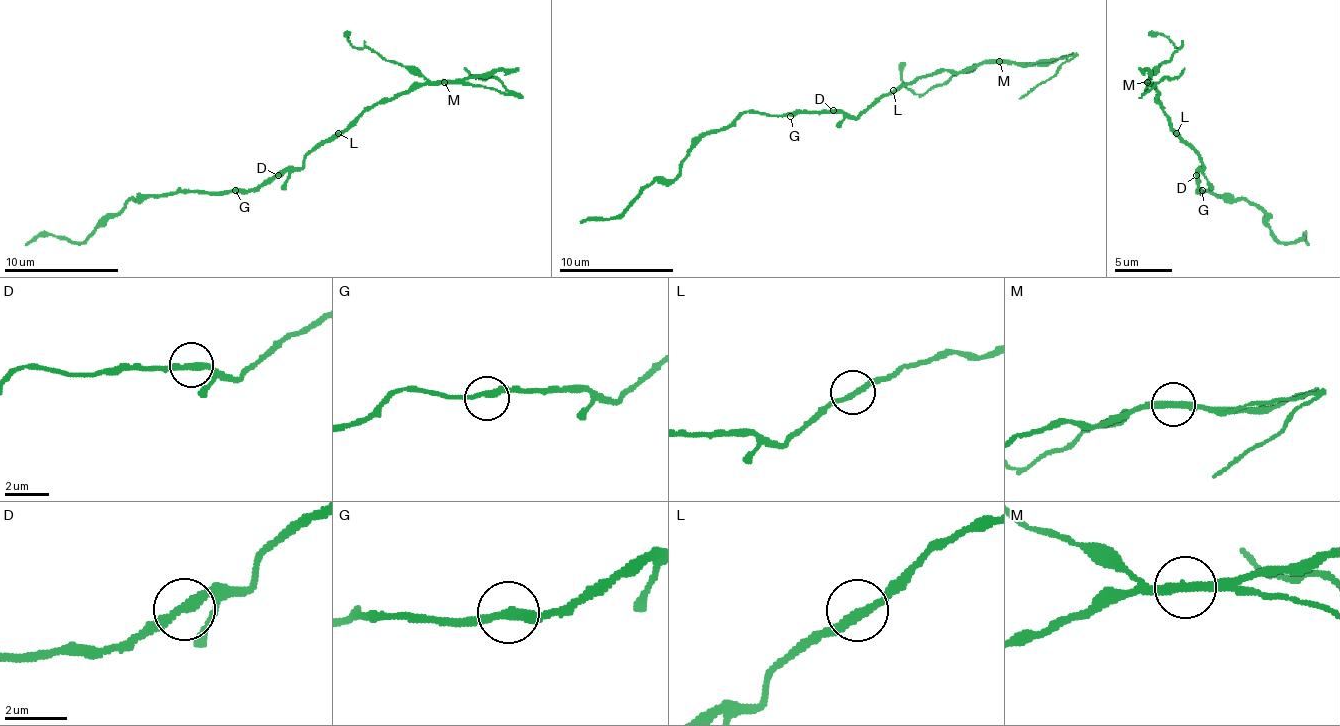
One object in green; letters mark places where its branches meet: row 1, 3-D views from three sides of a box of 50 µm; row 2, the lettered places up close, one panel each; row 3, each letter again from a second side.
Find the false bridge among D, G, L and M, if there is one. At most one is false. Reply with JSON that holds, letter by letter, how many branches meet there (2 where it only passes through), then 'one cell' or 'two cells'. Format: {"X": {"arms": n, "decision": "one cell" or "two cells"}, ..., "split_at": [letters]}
{"D": {"arms": 2, "decision": "one cell"}, "G": {"arms": 2, "decision": "one cell"}, "L": {"arms": 2, "decision": "one cell"}, "M": {"arms": 2, "decision": "two cells"}, "split_at": ["M"]}

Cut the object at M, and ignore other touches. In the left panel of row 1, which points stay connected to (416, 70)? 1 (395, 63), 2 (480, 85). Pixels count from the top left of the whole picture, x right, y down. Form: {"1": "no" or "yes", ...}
{"1": "yes", "2": "yes"}

